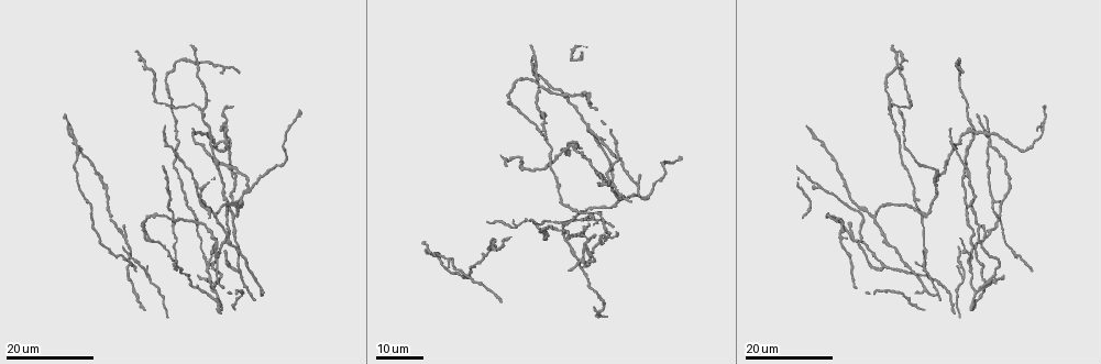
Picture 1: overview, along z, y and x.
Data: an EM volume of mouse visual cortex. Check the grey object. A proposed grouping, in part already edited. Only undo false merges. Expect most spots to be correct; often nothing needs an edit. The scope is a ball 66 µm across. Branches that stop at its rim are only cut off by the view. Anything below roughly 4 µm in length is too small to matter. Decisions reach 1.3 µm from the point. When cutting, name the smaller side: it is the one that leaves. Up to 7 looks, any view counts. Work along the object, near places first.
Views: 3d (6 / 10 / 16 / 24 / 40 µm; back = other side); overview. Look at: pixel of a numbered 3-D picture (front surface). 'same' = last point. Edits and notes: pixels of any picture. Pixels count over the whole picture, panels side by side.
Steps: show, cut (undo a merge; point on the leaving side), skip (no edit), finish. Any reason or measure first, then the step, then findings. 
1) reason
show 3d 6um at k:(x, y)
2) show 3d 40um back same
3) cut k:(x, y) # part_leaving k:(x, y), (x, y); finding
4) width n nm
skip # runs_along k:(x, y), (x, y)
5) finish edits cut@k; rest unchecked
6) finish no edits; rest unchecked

show 3d 16um at 1:(535, 68)

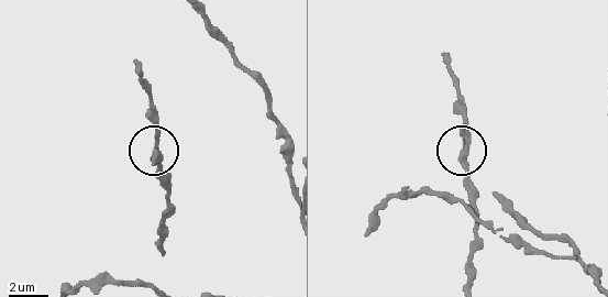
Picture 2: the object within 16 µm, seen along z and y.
zoom in
show 3d 10um at 2:(464, 154)

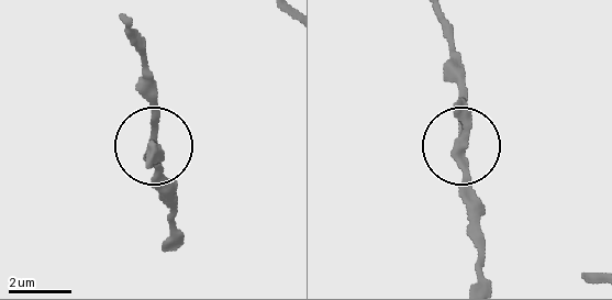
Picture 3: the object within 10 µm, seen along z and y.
skip # one neuron here

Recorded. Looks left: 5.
show 3d 24um at 1:(206, 260)

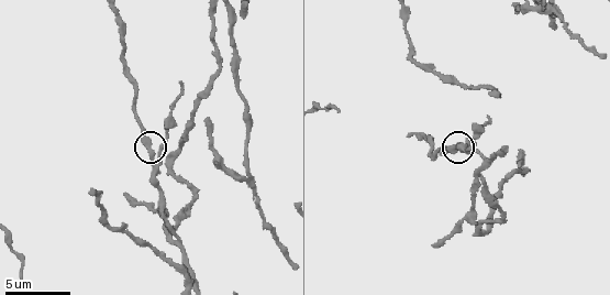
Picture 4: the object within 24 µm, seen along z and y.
zoom in
show 3d 6um at 4:(151, 155)

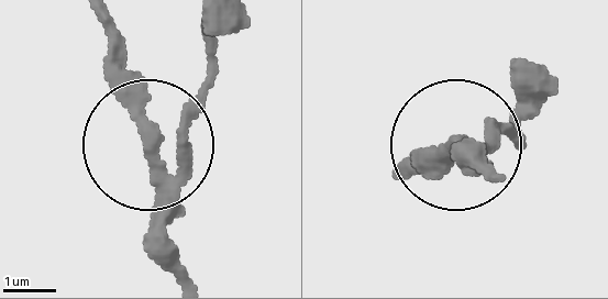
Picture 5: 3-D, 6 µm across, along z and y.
width 250 nm
skip # runs_along 5:(180, 278), (158, 147), (202, 81), (207, 46); all the same neuron

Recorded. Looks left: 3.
four or more arms meet
show 3d 24um at 1:(236, 212)

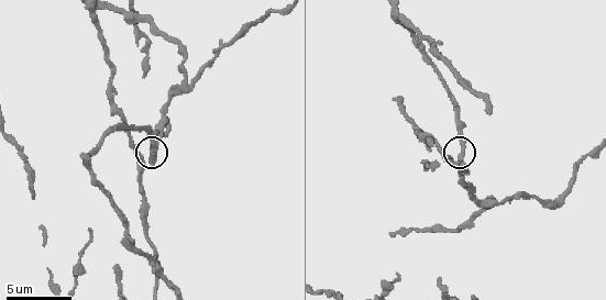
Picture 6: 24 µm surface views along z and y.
closer look
show 3d 10um at 6:(151, 153)

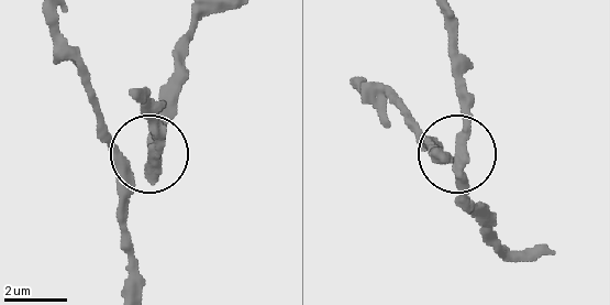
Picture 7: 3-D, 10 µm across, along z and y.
side_arm 58 um
skip # one neuron here

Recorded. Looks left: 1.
finish no edits; rest unchecked

